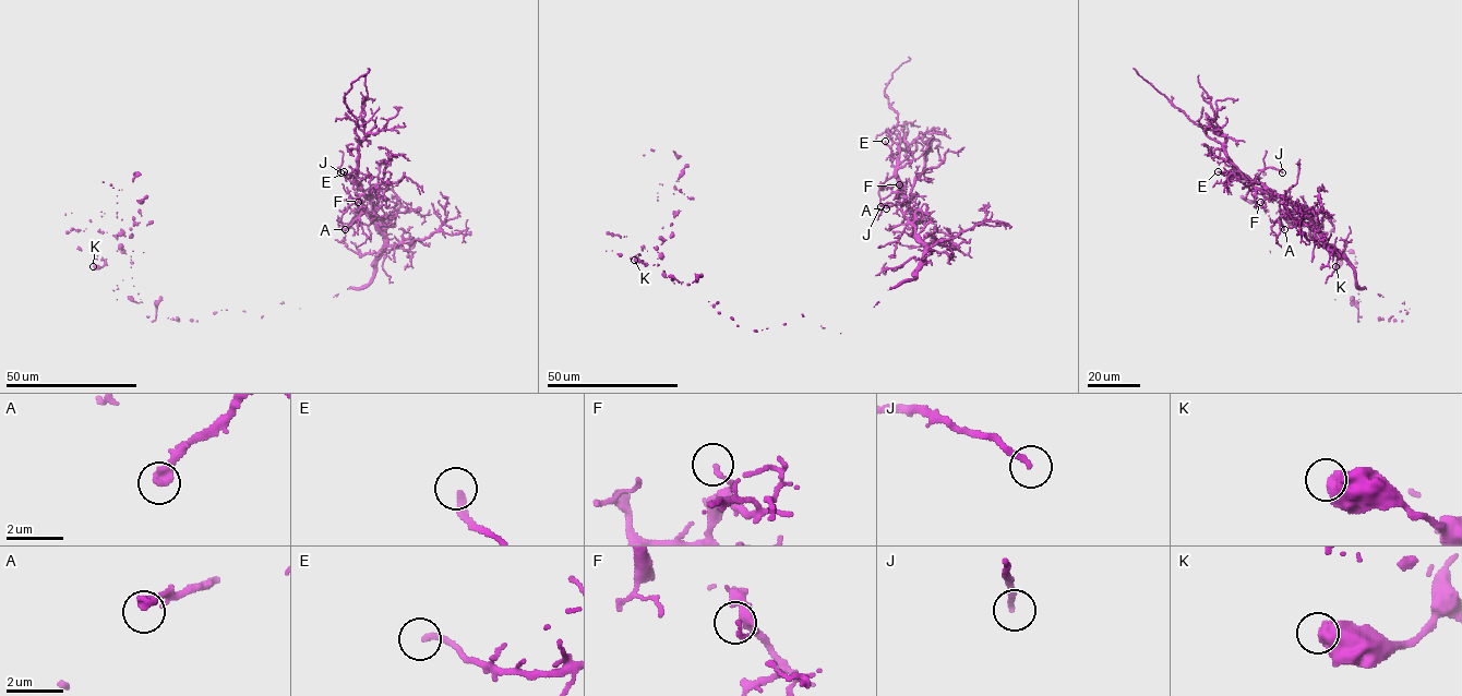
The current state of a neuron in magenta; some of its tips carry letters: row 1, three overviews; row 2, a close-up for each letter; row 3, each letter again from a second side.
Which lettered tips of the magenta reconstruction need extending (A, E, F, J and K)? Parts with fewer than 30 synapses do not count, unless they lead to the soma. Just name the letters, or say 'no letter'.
A

